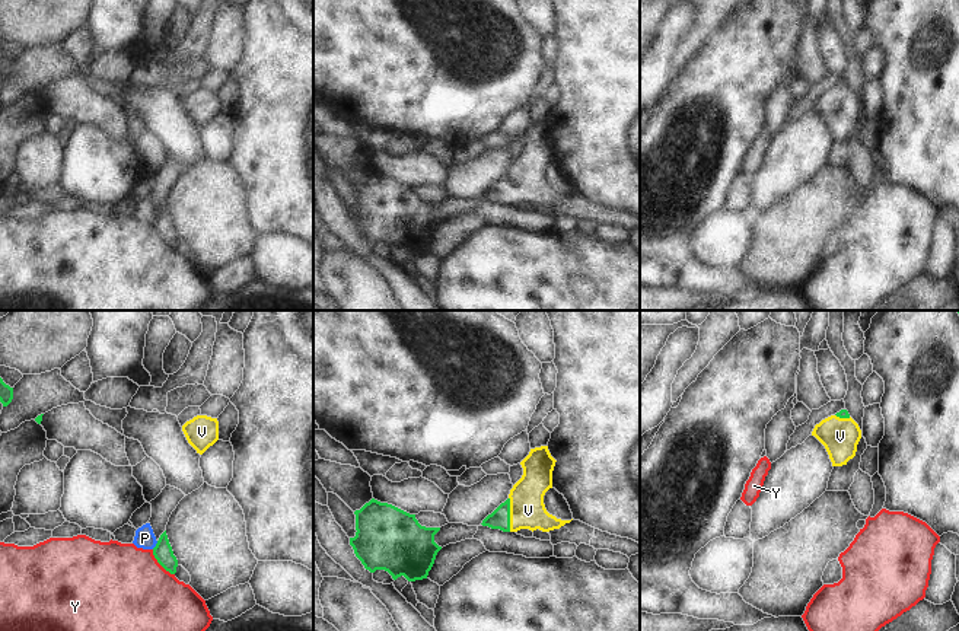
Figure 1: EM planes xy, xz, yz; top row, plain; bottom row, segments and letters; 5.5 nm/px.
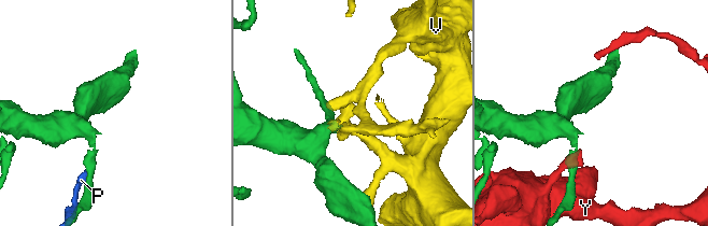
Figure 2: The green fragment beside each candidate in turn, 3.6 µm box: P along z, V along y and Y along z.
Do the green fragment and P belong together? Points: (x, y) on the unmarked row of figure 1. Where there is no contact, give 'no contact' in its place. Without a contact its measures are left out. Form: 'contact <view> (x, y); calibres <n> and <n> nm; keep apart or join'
contact xy (156, 219); calibres 100 and 120 nm; keep apart

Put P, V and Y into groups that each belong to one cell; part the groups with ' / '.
P / V / Y

